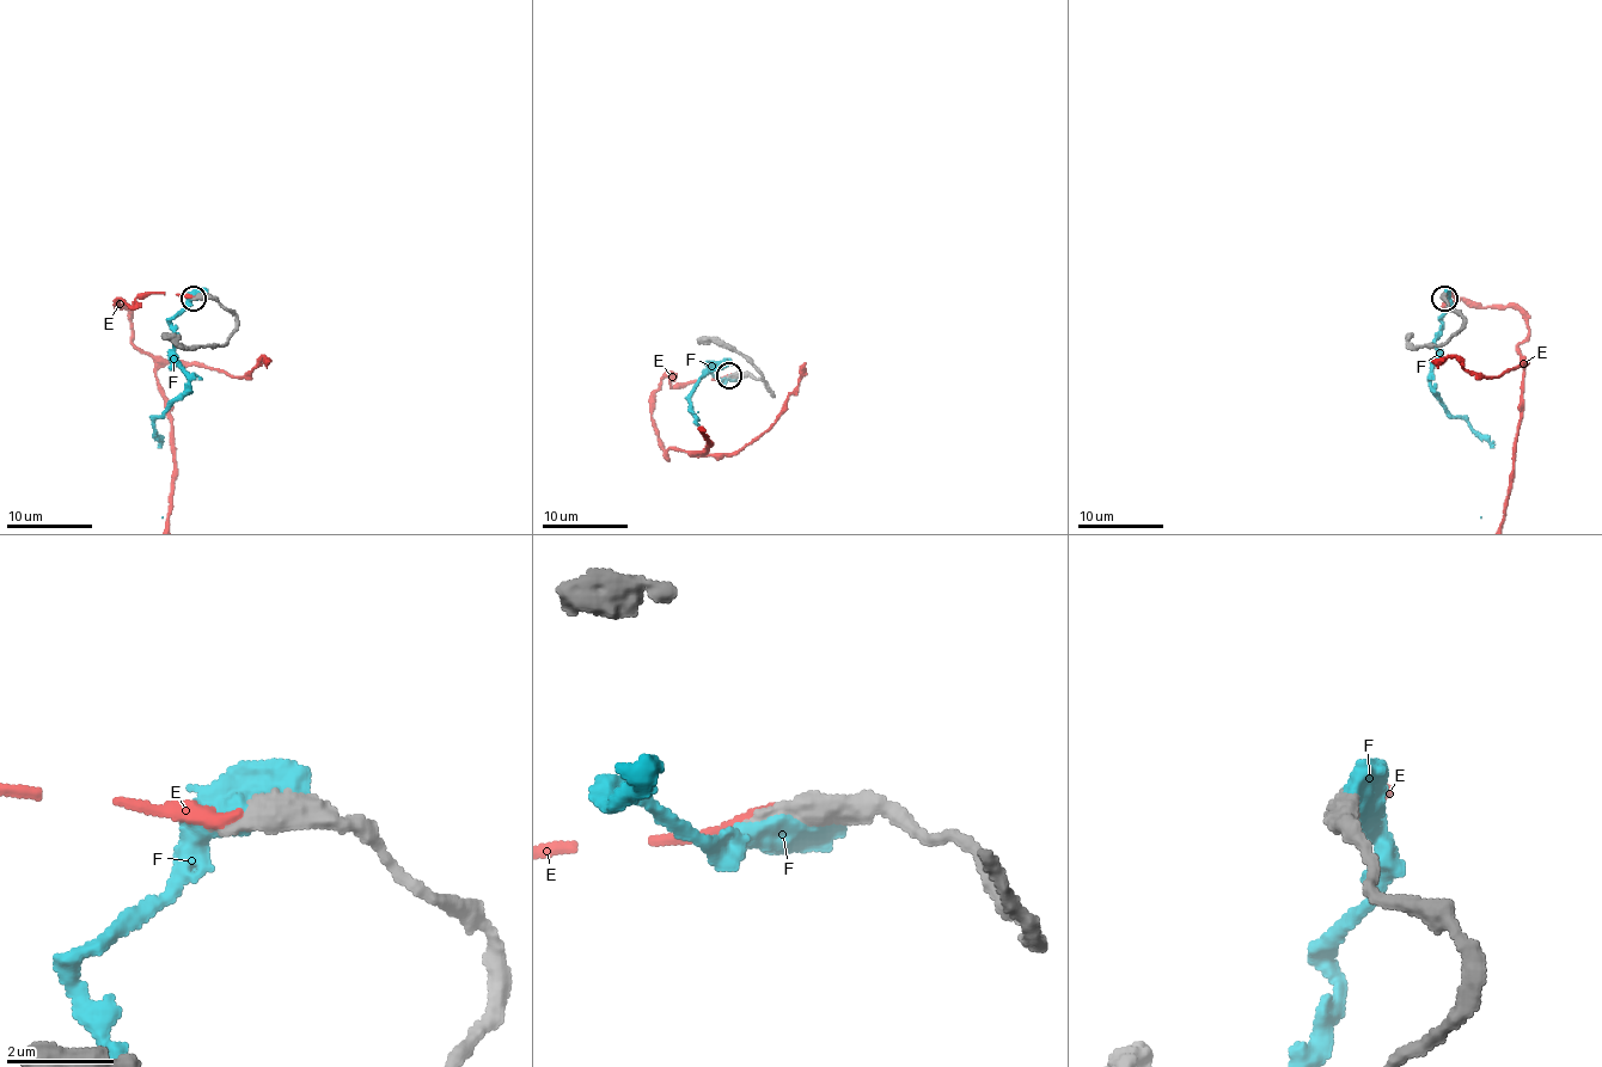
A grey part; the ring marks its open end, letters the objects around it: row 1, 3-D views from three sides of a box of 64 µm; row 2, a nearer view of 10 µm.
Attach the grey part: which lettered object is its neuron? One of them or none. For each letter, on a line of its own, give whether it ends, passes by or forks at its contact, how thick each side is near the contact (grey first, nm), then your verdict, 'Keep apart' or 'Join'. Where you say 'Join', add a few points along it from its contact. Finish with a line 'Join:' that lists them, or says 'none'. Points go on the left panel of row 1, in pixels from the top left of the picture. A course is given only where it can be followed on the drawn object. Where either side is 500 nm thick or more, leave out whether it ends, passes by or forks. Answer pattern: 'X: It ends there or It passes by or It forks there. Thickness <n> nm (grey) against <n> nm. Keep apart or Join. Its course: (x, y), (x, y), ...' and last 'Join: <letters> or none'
E: Thickness 500 nm (grey) against 280 nm. Keep apart
F: Thickness 700 nm (grey) against 700 nm. Keep apart
Join: none

